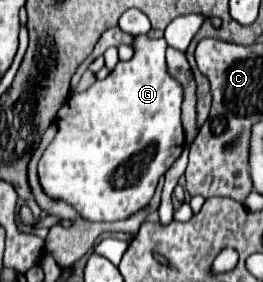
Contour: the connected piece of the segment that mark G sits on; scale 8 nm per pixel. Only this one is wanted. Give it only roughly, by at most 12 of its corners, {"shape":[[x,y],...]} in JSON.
{"shape":[[165,38],[57,112],[39,162],[91,222],[145,208],[183,152]]}

